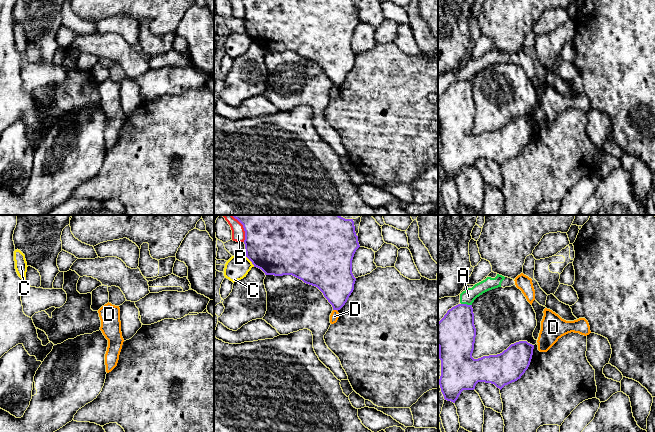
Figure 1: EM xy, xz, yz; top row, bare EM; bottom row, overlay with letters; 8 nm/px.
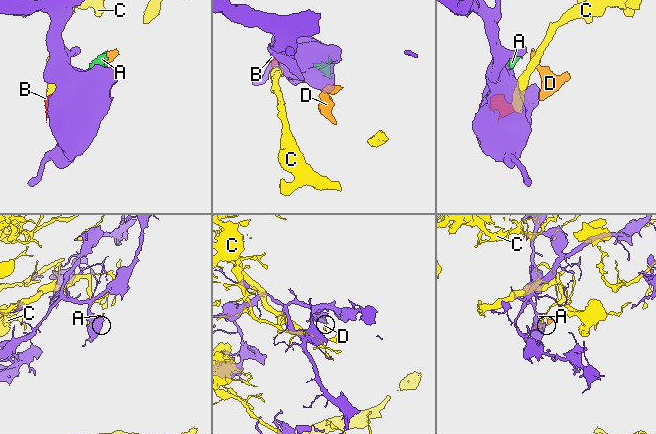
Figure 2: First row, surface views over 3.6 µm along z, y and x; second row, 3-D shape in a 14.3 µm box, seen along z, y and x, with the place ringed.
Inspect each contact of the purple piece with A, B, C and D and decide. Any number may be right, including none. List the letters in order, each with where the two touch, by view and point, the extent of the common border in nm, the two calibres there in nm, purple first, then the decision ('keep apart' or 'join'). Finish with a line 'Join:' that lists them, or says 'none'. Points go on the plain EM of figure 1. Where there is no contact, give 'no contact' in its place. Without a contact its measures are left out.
A: yz (466, 80) | 90 nm | 320/120 nm | keep apart
B: xz (245, 9) | 150 nm | 380/110 nm | keep apart
C: xz (250, 36) | 110 nm | 420/190 nm | keep apart
D: xz (335, 85) | 40 nm | 300/70 nm | keep apart
Join: none

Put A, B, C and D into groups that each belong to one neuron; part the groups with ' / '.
A B D / C

